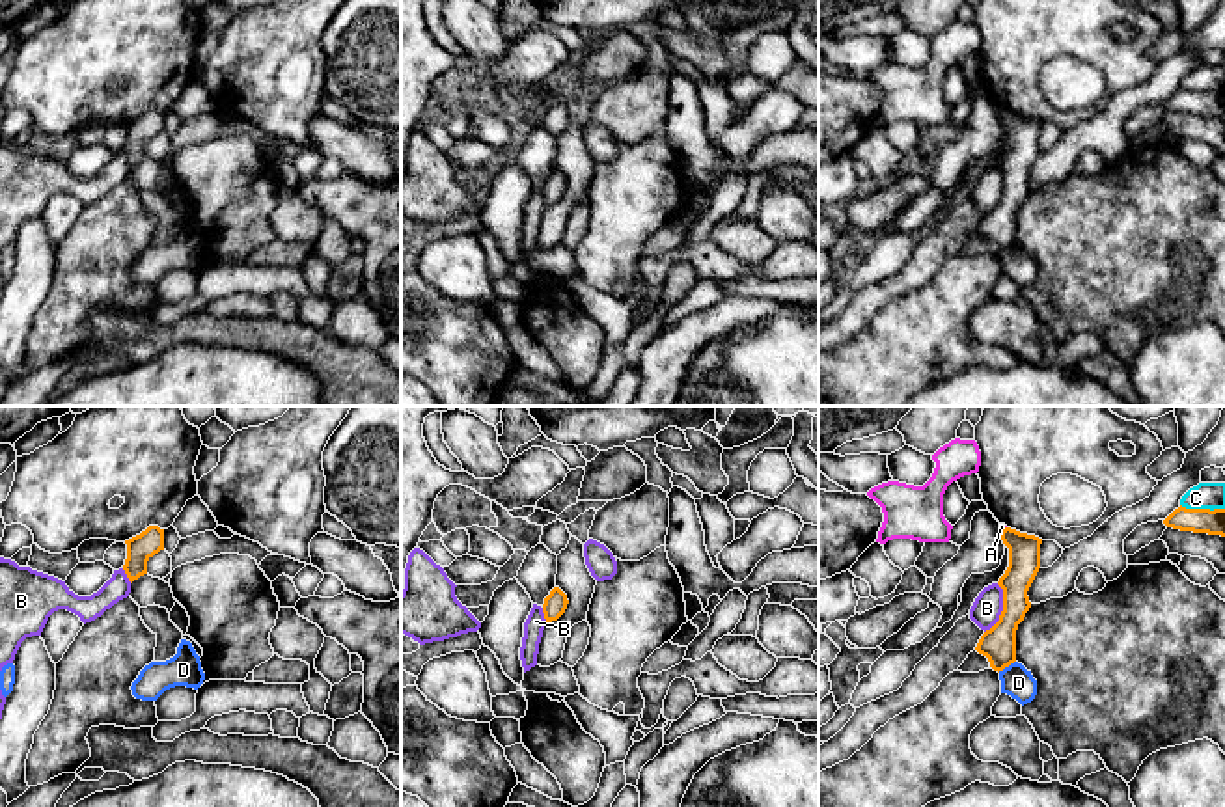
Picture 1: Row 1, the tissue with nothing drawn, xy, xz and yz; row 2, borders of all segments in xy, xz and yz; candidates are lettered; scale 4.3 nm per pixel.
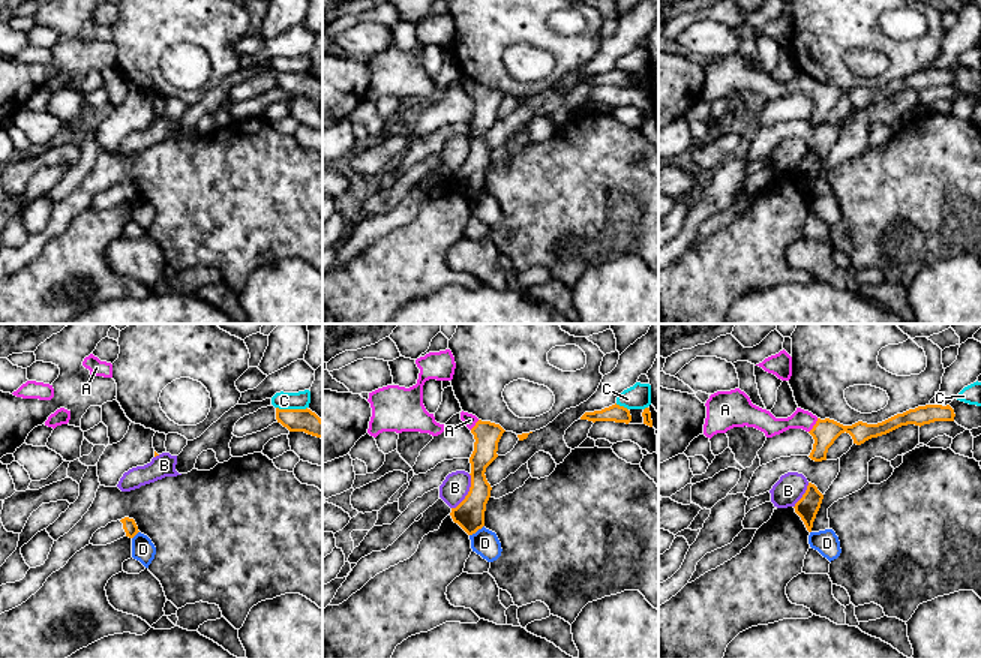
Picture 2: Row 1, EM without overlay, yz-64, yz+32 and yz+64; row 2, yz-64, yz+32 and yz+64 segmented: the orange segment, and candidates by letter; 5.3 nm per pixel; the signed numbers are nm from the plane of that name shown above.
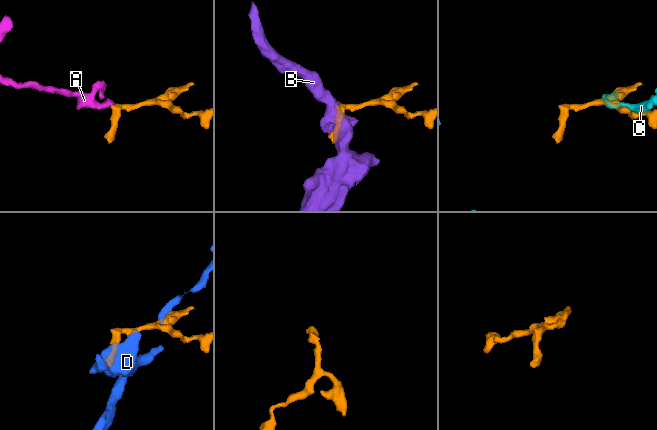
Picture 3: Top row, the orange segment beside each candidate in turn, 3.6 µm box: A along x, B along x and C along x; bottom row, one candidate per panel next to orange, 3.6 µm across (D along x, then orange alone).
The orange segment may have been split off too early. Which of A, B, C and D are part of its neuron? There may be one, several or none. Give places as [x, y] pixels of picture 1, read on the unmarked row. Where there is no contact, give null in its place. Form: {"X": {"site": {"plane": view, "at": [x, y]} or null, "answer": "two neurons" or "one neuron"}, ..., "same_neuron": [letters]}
{"A": {"site": {"plane": "yz", "at": [1005, 110]}, "answer": "one neuron"}, "B": {"site": {"plane": "yz", "at": [1004, 191]}, "answer": "two neurons"}, "C": {"site": {"plane": "yz", "at": [1203, 92]}, "answer": "two neurons"}, "D": {"site": {"plane": "yz", "at": [1005, 248]}, "answer": "two neurons"}, "same_neuron": ["A"]}

